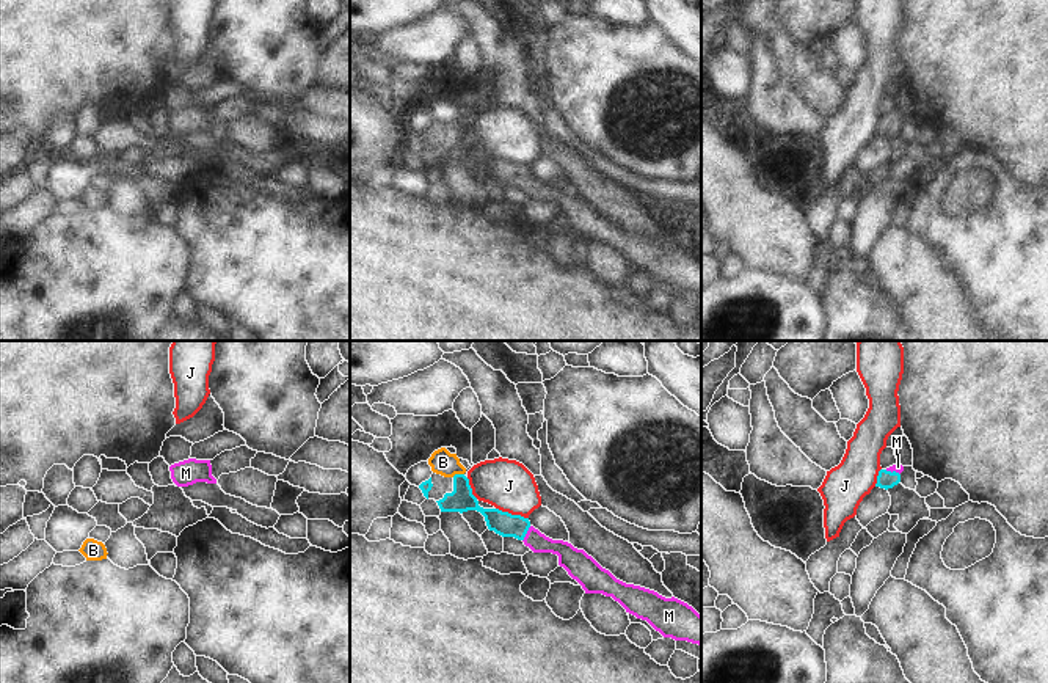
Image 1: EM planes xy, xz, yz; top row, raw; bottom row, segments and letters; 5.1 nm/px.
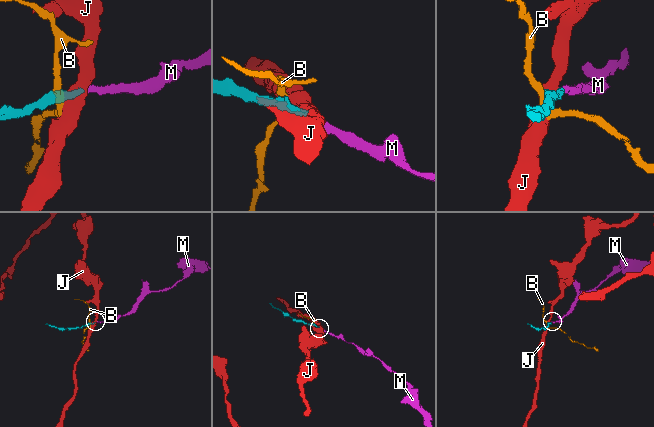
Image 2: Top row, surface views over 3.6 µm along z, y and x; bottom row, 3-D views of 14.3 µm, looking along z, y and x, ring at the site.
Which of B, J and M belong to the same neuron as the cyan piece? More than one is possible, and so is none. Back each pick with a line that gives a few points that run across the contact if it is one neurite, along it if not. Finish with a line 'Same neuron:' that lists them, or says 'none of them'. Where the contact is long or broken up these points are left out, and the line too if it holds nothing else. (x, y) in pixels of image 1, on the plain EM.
M: line xz (502, 171), (515, 173), (526, 181), (568, 204)
Same neuron: M

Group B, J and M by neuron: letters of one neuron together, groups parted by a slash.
B / J / M

